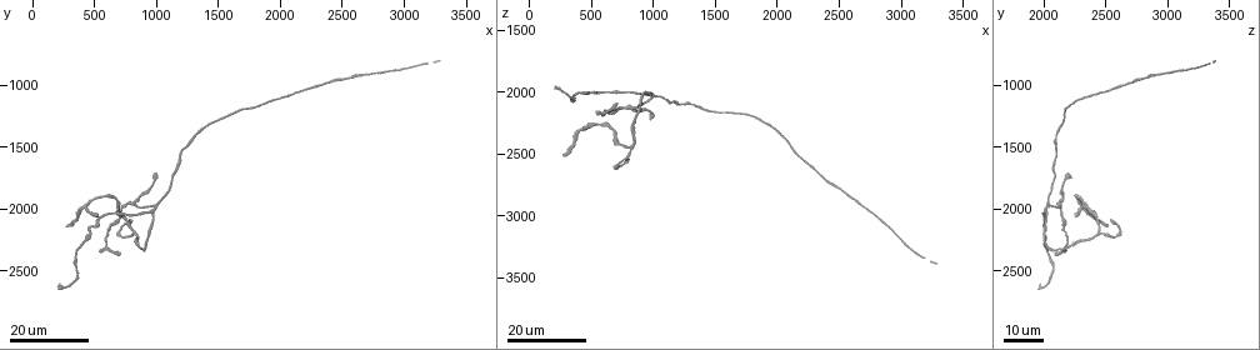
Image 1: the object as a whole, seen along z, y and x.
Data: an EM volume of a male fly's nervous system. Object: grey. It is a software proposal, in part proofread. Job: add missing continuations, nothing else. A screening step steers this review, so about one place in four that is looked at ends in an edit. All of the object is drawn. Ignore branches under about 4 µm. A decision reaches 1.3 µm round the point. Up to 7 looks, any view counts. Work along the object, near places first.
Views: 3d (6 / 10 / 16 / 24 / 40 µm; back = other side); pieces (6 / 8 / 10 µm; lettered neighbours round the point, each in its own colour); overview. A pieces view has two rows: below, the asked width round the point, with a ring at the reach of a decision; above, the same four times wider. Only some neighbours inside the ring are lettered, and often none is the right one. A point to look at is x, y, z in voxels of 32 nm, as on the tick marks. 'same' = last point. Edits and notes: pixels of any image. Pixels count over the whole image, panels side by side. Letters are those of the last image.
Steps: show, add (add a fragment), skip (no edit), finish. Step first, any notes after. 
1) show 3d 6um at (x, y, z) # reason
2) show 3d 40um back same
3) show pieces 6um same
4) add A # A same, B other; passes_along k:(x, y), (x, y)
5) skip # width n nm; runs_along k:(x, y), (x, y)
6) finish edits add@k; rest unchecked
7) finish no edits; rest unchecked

show 3d 16um at (500, 2040, 2260) # an open end

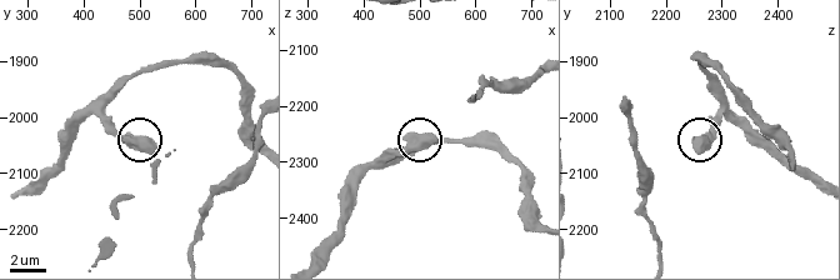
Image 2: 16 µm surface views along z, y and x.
show 3d 6um at (525, 2060, 2255)

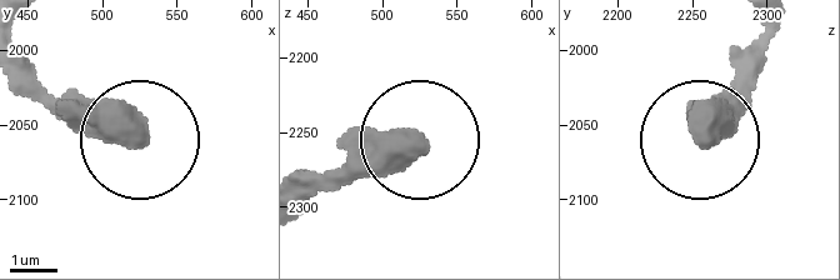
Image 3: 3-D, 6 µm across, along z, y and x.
show pieces 6um at (526, 2060, 2256)

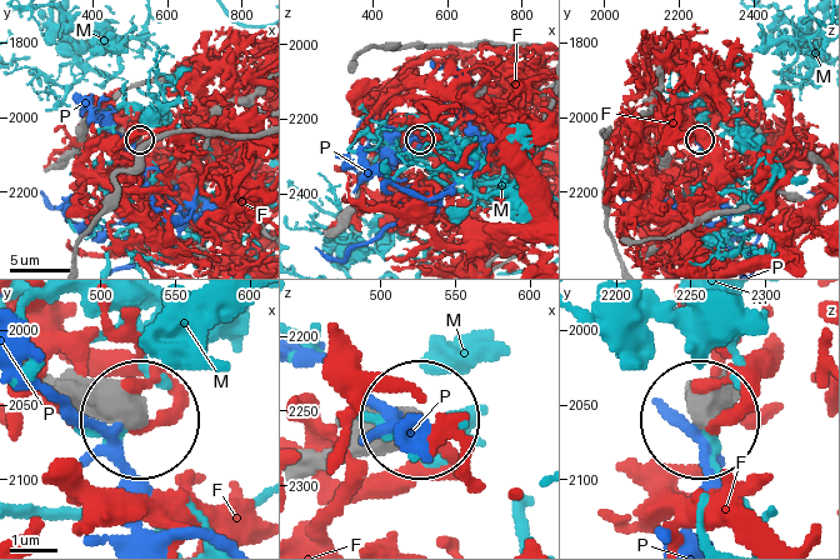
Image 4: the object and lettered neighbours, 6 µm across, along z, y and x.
skip # F other, M other, P other; no lettered fragment goes on from it

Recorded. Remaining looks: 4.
show 3d 24um at (200, 2660, 1960)

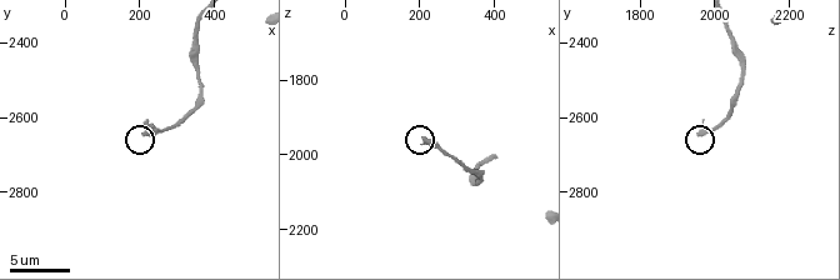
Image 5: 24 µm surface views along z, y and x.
show pieces 8um at (210, 2640, 1960)

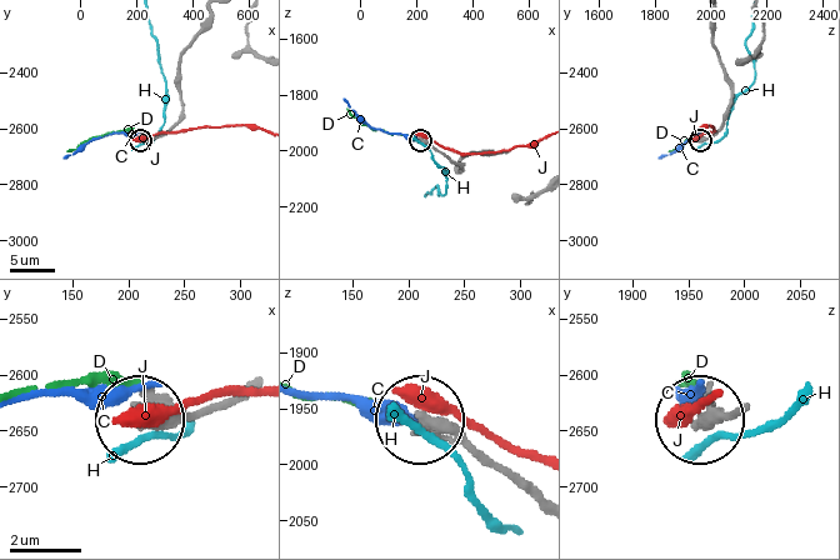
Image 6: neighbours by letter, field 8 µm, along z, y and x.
skip # width 260 nm; C other, D other, H other, J other; none of them fits

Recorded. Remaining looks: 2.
show 3d 24um at (520, 2320, 2140) # free end

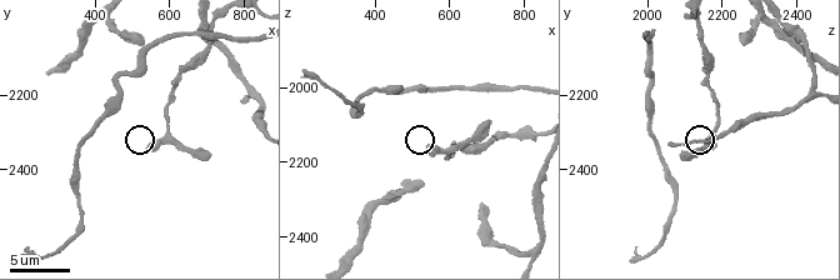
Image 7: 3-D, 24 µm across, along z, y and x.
show pieces 8um at (550, 2340, 2160)

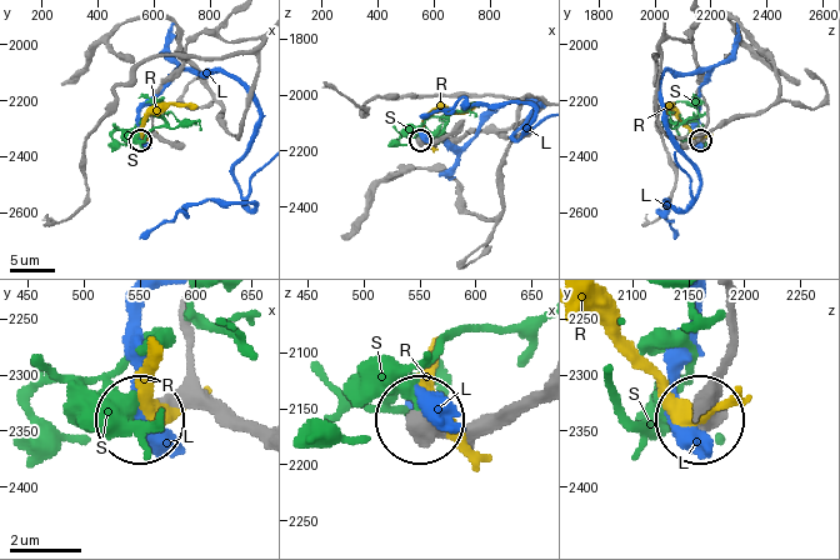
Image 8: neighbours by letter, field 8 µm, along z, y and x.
skip # width 370 nm; L other, R other, S other; none of them fits

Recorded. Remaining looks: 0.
finish no edits; rest unchecked

